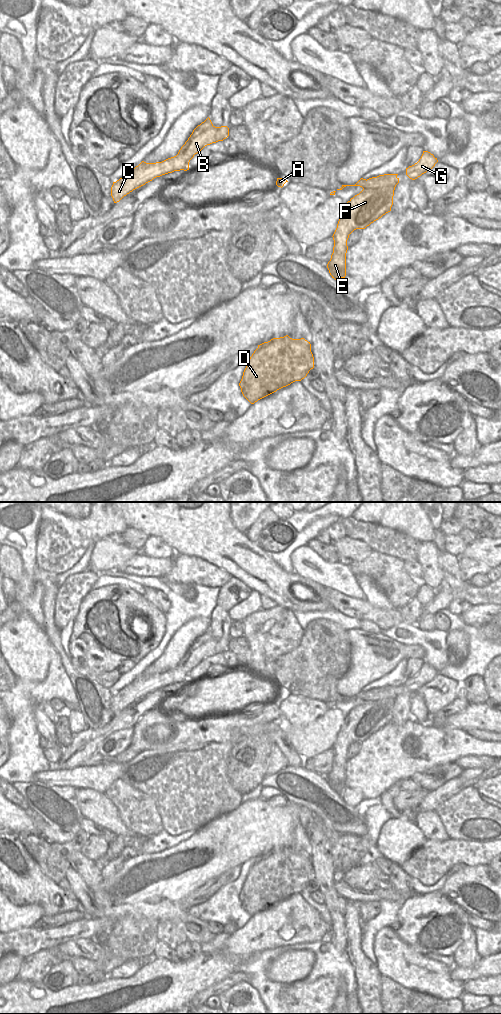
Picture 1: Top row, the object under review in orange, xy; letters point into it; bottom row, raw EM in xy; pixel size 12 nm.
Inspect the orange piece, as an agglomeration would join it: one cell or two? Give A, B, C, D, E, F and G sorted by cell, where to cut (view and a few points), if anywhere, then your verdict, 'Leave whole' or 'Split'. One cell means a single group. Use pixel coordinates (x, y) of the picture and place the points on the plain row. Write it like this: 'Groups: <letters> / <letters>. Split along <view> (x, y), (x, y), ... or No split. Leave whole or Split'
Groups: A B C / D E F G. Split along xy (367, 692), (366, 698), (363, 701). Split.

